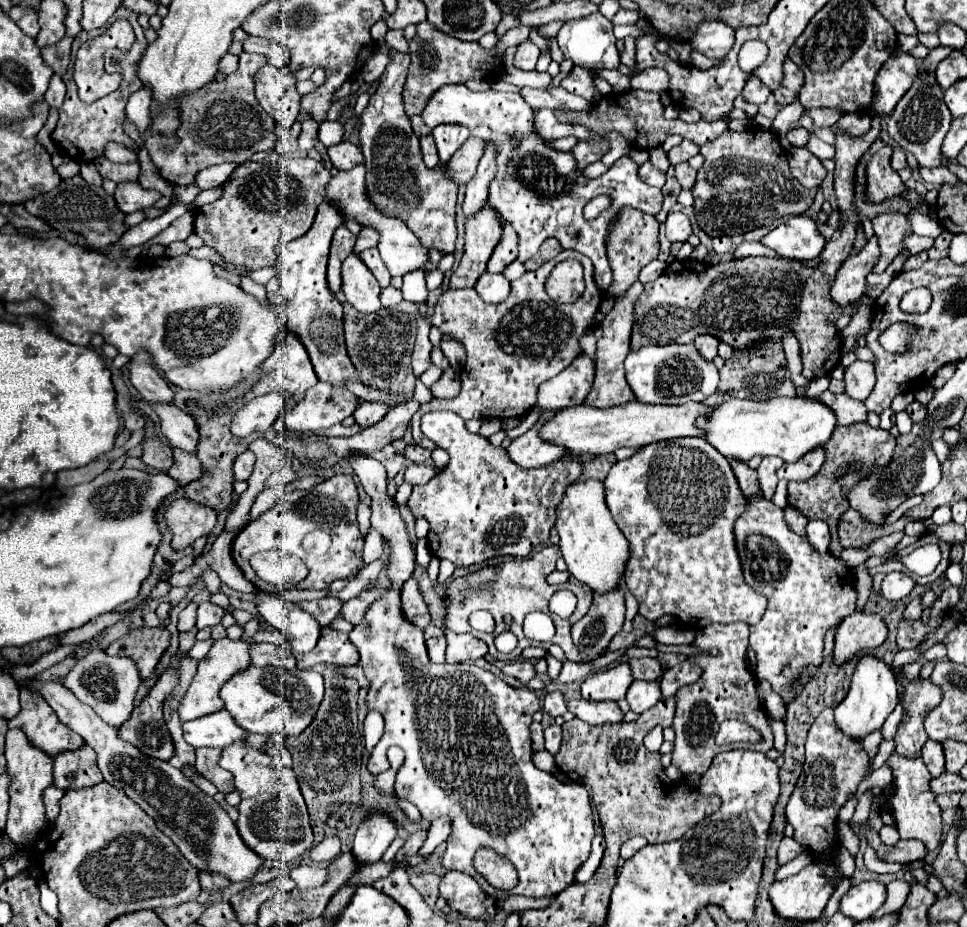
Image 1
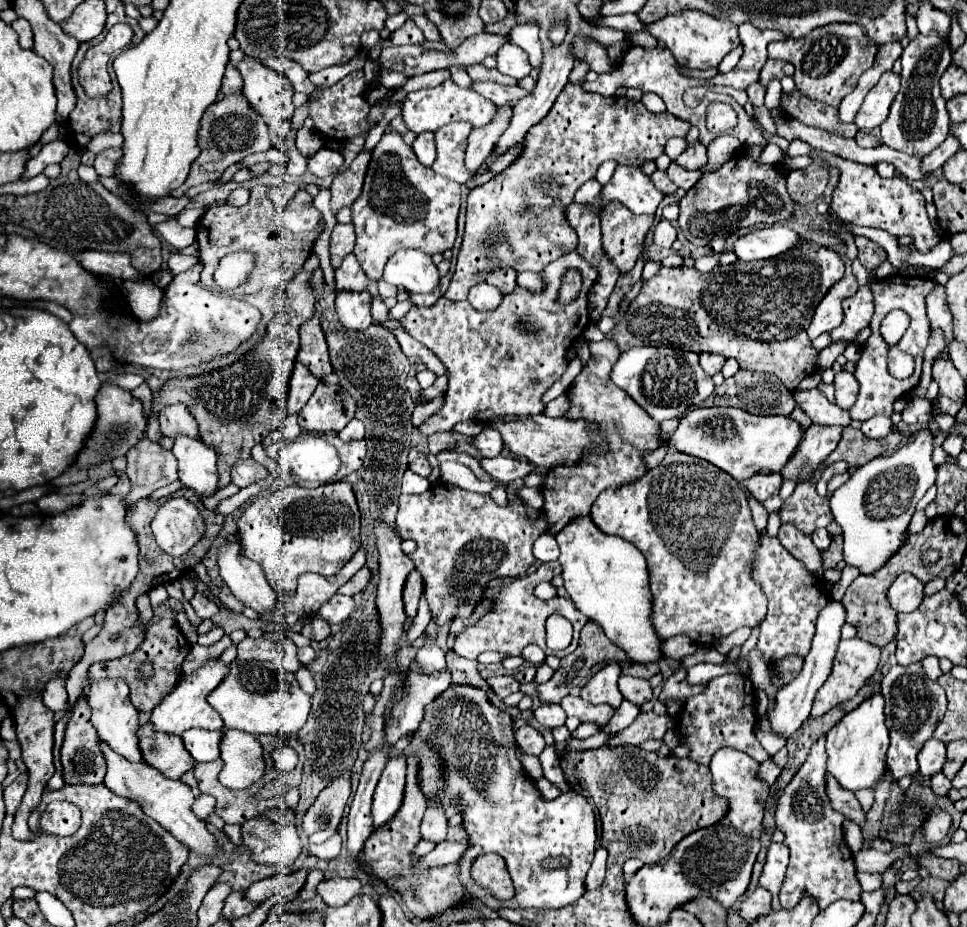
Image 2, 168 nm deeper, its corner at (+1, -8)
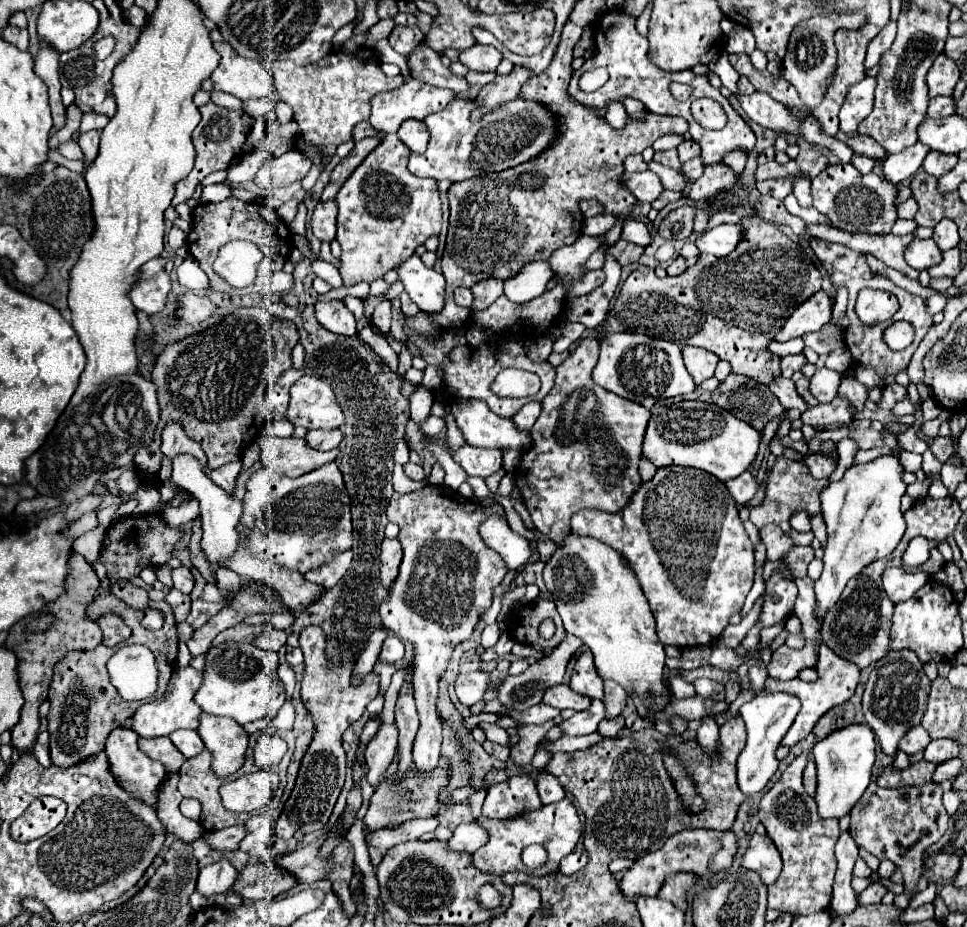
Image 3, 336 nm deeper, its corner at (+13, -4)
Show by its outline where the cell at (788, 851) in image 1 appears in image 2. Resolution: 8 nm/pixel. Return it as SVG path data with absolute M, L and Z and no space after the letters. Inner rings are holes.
M771 844L759 884L771 892L773 910L782 908L779 902L779 888L781 888L787 864L789 864L789 848L785 844Z

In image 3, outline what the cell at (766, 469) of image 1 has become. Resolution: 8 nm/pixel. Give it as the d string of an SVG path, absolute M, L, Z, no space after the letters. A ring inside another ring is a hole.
M745 470L745 472L739 474L737 478L727 480L725 486L727 486L727 490L731 492L733 500L735 500L739 506L743 506L743 504L749 502L749 498L757 492L757 486L759 486L759 484L757 484L757 480L751 476L751 472Z

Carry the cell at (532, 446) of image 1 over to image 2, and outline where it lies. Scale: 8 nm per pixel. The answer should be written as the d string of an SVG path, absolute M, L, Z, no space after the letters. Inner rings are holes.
M503 456L485 458L481 460L481 466L487 470L489 476L493 476L499 482L511 482L517 478L527 478L533 472L533 464L527 460L509 460Z

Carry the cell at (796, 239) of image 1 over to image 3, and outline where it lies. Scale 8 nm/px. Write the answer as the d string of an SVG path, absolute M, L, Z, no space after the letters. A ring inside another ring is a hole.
M737 224L715 226L707 232L703 232L695 240L695 246L701 254L707 252L707 254L713 254L713 256L727 256L731 252L731 248L735 248L735 244L739 244L741 232L743 230Z

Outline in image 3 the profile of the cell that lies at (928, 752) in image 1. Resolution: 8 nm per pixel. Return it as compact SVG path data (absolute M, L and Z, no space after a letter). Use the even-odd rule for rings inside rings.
M915 726L915 728L909 728L905 732L905 736L899 740L897 746L899 746L899 750L903 750L903 752L907 752L911 756L911 754L917 754L917 752L925 750L929 742L931 742L931 738L923 730L923 726Z

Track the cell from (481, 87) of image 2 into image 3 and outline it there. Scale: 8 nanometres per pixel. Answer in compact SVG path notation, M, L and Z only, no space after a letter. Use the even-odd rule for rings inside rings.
M421 42L409 56L407 66L411 72L411 78L421 80L425 84L437 86L437 88L449 88L453 92L463 92L469 88L467 80L461 76L453 76L449 68L441 64L441 58L435 50L431 50L425 42Z

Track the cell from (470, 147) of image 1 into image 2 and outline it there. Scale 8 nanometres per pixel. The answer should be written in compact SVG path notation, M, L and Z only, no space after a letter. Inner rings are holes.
M499 106L499 118L495 118L487 128L475 128L469 134L467 152L465 152L465 166L467 170L477 170L483 160L487 158L487 152L491 152L491 144L503 134L503 128L507 128L507 120L511 118L511 106L507 108Z

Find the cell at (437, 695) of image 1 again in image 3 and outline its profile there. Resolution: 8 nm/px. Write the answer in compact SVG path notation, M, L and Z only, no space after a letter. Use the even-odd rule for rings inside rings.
M563 798L561 802L543 806L543 808L535 810L535 812L523 814L523 816L513 818L513 820L487 820L487 818L479 816L477 822L483 824L489 830L491 838L489 838L489 842L483 848L479 848L473 854L473 860L475 860L475 866L479 866L483 872L491 872L491 874L529 872L529 868L521 860L521 852L529 844L547 846L547 856L549 856L547 858L547 866L533 868L533 876L553 874L553 872L559 870L559 860L575 850L575 846L577 846L577 842L581 838L581 832L583 832L583 824L581 824L579 812L577 812L575 804L569 798Z

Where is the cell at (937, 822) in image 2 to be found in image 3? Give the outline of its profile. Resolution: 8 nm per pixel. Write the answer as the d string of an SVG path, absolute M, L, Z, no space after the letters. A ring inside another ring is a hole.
M937 782L903 788L879 788L877 784L869 784L859 804L851 810L849 834L855 844L875 854L879 860L887 858L899 866L905 878L905 890L917 888L925 850L935 844L949 826L949 816L941 804L941 794L943 788Z

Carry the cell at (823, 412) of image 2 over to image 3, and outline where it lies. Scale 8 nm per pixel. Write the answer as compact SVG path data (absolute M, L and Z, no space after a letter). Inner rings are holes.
M775 376L775 378L769 382L769 390L777 396L777 400L781 402L781 406L783 406L785 410L797 408L797 410L803 412L803 408L807 408L807 404L803 402L803 398L795 392L793 380L789 380L789 378Z

